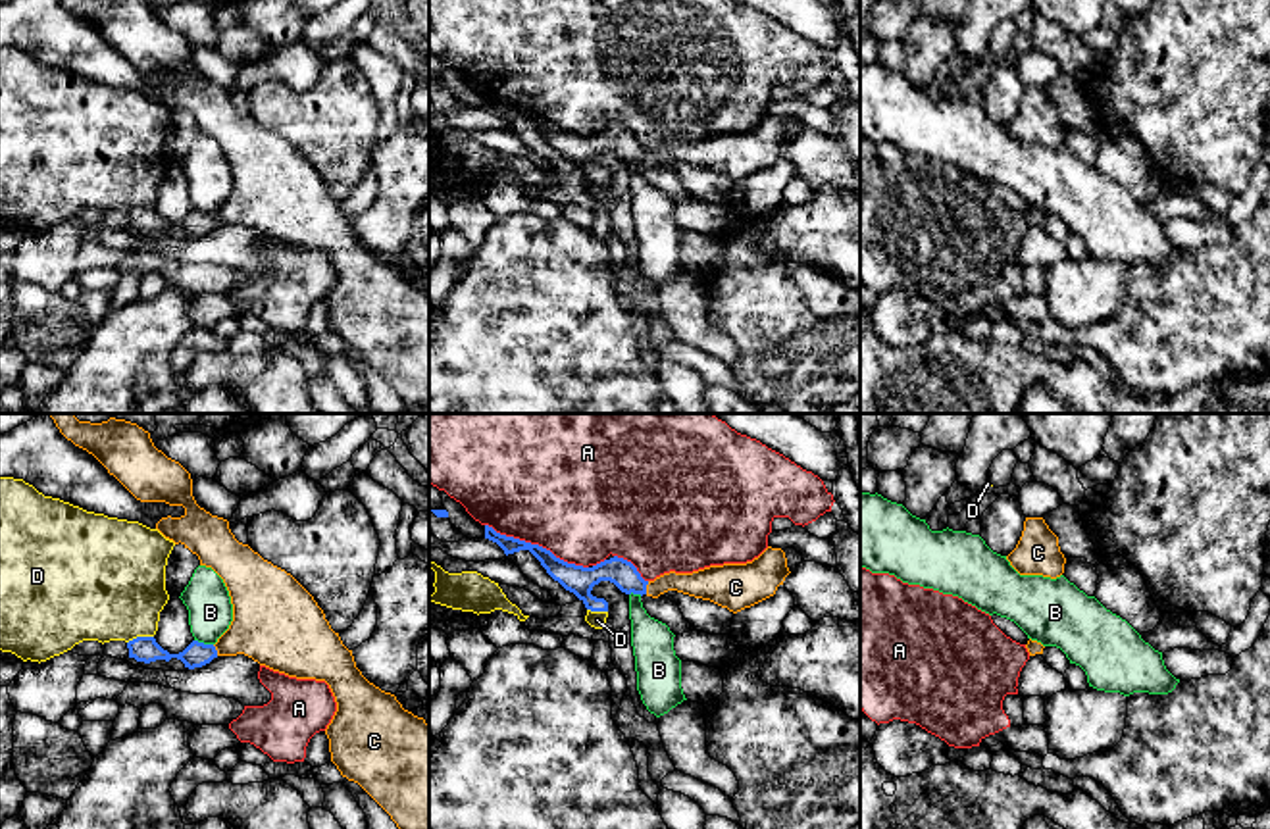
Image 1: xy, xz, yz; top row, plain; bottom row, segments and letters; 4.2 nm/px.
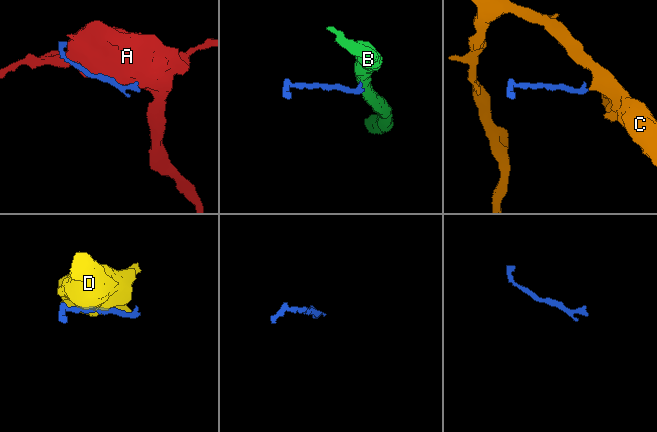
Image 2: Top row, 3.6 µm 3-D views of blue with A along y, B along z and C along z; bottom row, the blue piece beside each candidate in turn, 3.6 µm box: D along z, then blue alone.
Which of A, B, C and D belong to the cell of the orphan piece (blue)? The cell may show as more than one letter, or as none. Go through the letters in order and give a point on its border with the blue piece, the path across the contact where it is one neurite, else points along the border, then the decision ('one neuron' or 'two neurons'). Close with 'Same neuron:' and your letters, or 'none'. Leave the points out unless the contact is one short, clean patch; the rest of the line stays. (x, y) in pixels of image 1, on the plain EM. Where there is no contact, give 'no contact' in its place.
A: xz (537, 114) | two neurons
B: xy (203, 212) | along xy (195, 208), (212, 214) | two neurons
C: xz (645, 156) | across xz (620, 141), (645, 156), (705, 152) | one neuron
D: xy (139, 206) | two neurons
Same neuron: C

